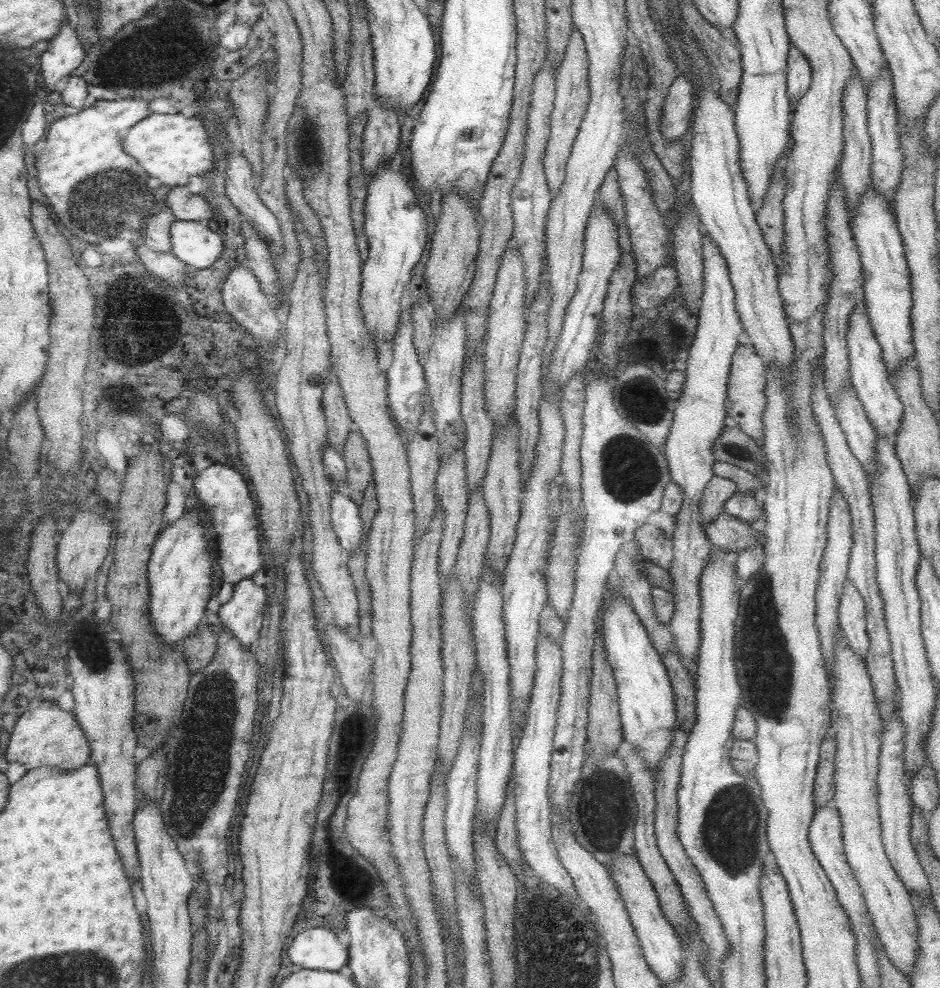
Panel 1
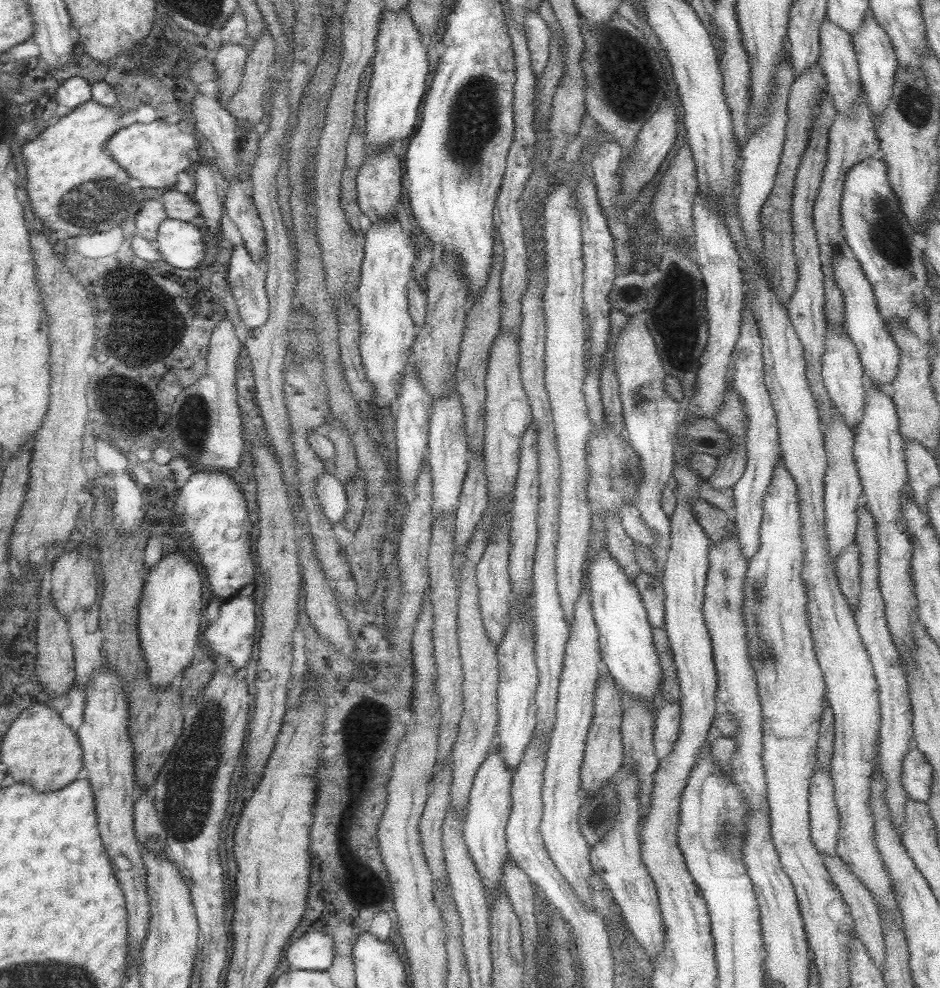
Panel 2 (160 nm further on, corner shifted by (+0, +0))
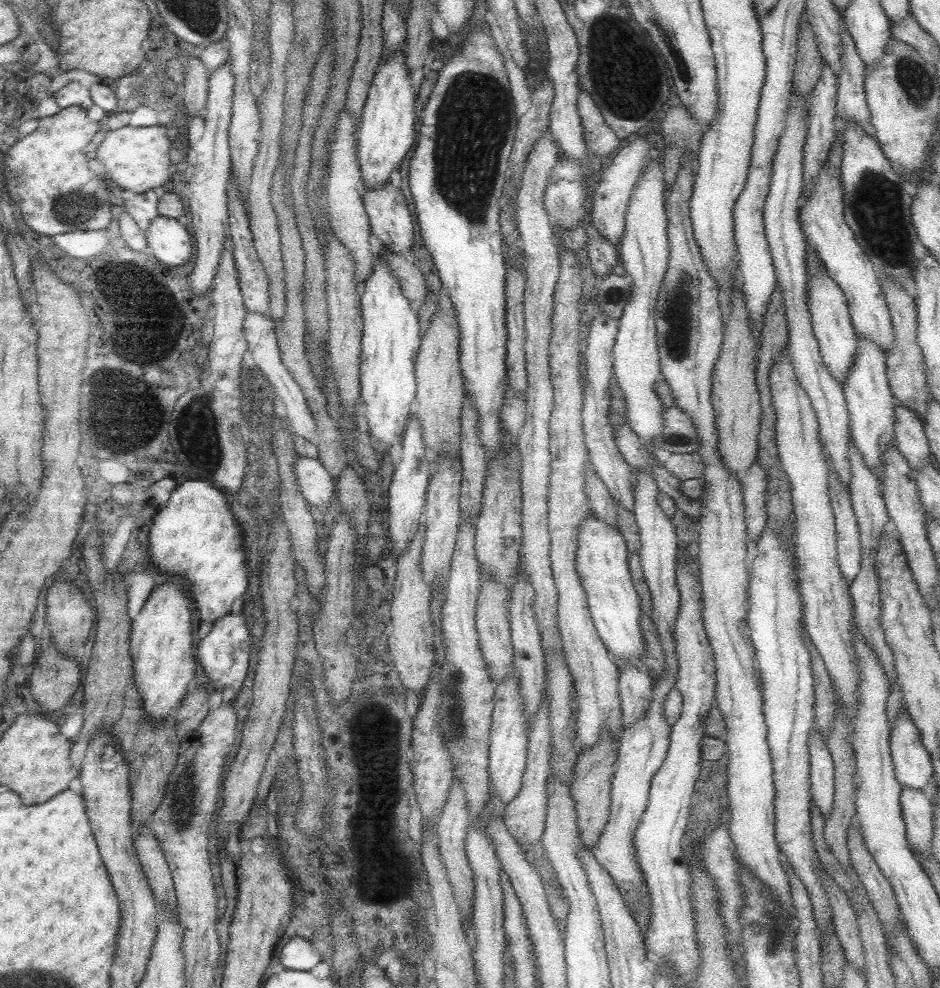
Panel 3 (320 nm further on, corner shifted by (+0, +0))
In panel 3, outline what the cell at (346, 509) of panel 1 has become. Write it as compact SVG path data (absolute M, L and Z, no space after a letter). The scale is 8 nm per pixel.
M297 455L293 471L297 489L301 492L303 499L311 505L311 508L313 510L329 508L336 487L333 486L331 483L333 479L318 460Z

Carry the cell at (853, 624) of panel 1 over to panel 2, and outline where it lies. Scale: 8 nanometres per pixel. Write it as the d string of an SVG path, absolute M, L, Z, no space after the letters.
M850 542L841 549L841 552L834 560L834 575L837 579L837 588L841 592L841 596L847 600L849 608L854 614L855 604L857 604L857 596L859 596L859 561L858 548L854 542Z

